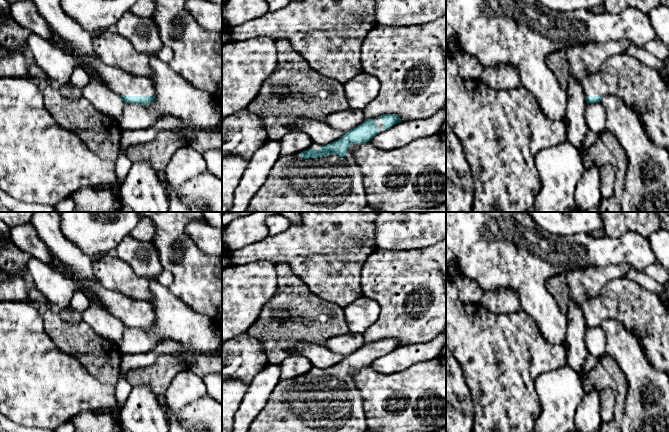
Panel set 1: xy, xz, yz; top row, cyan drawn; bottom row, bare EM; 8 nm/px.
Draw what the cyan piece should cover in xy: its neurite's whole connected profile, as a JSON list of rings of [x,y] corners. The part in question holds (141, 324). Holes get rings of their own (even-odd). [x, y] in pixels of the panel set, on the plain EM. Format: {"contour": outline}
{"contour": [[[86,281],[85,286],[97,298],[99,305],[118,319],[125,327],[151,328],[155,323],[155,312],[148,301],[138,301],[109,290],[96,281]]]}

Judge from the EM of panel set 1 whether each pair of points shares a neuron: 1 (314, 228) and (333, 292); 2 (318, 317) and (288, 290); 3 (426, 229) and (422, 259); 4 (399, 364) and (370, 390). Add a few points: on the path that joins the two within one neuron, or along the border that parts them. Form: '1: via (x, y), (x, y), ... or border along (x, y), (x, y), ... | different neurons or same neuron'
1: via (327, 244), (328, 259), (331, 262), (333, 276) | same neuron
2: via (311, 313), (295, 297) | same neuron
3: border along (435, 243), (416, 249), (401, 250) | different neurons
4: border along (411, 364), (391, 373), (379, 373), (369, 366) | different neurons

